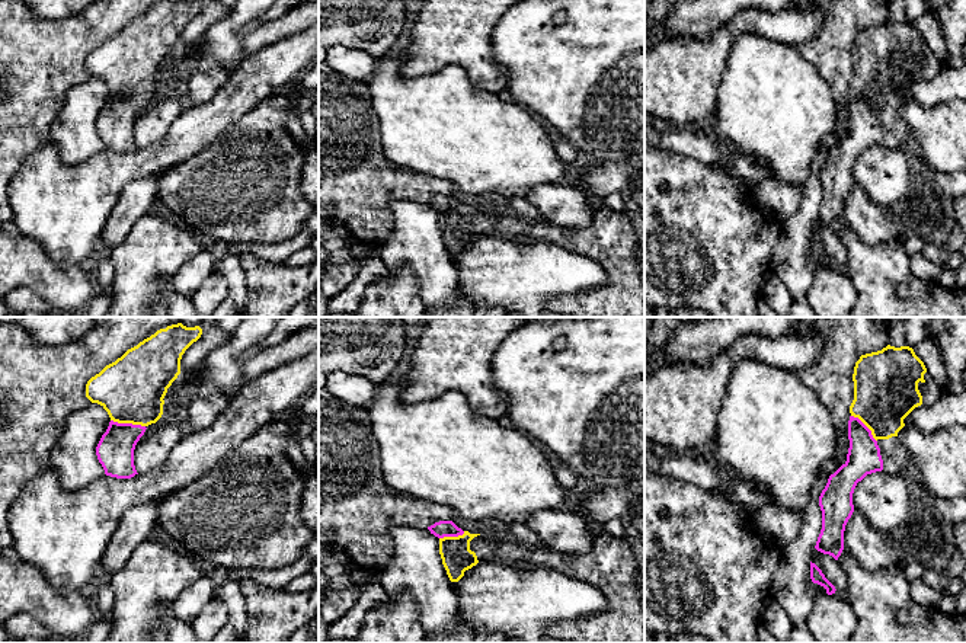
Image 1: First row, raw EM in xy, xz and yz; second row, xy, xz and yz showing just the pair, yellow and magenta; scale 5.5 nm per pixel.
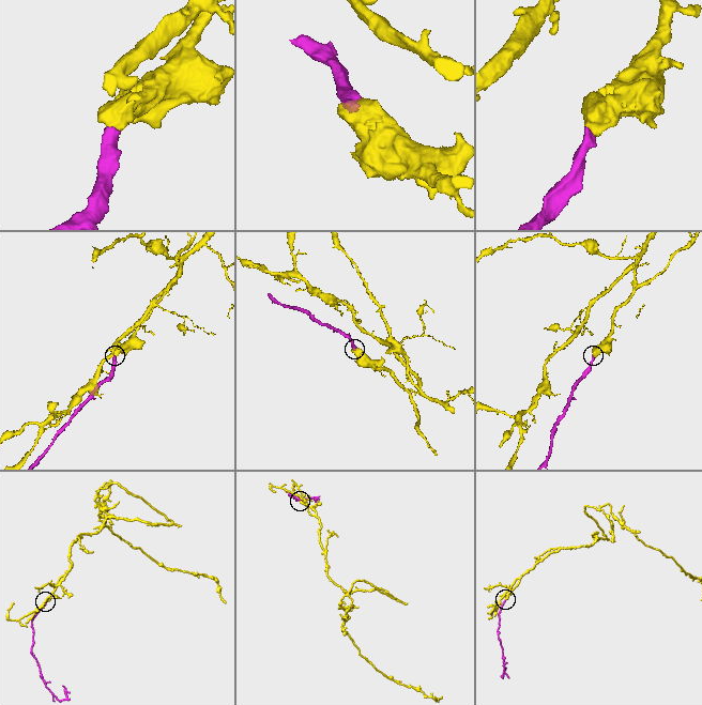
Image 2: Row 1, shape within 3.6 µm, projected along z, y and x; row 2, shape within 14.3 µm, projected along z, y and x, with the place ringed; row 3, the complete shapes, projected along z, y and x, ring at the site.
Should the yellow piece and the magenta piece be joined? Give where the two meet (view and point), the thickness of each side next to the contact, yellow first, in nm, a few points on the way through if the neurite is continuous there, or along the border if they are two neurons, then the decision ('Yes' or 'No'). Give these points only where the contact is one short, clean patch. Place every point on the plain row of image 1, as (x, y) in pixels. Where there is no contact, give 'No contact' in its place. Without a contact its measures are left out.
Touches yellow at xy (128, 96). Thickness 360 nm (yellow) against 200 nm. Path across: xy (131, 64), (128, 96), (115, 124). Yes

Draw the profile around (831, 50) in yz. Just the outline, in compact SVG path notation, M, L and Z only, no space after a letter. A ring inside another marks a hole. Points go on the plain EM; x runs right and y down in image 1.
M810 0L809 4L823 12L823 20L819 32L799 51L829 83L838 111L844 111L854 74L855 36L889 19L890 0Z

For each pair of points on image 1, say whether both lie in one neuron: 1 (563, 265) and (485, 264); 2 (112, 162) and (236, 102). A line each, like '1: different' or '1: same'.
1: same
2: same

